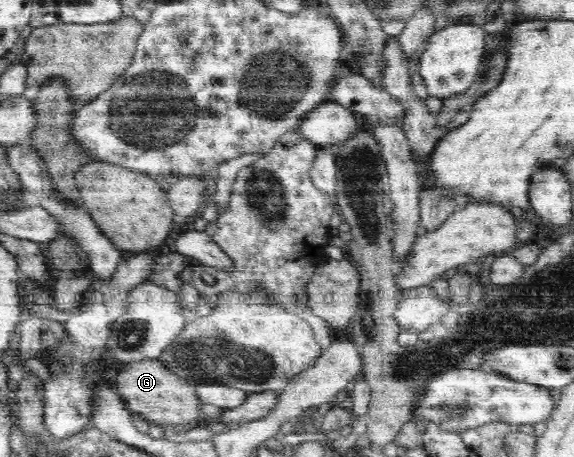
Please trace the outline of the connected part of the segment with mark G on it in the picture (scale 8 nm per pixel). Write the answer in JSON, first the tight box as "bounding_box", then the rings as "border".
{"bounding_box":[117,360,205,425],"border":[[[139,360],[127,363],[117,374],[117,389],[127,409],[137,412],[139,418],[154,425],[177,425],[205,421],[201,412],[201,400],[197,396],[195,386],[177,374],[169,371],[157,360]]]}

